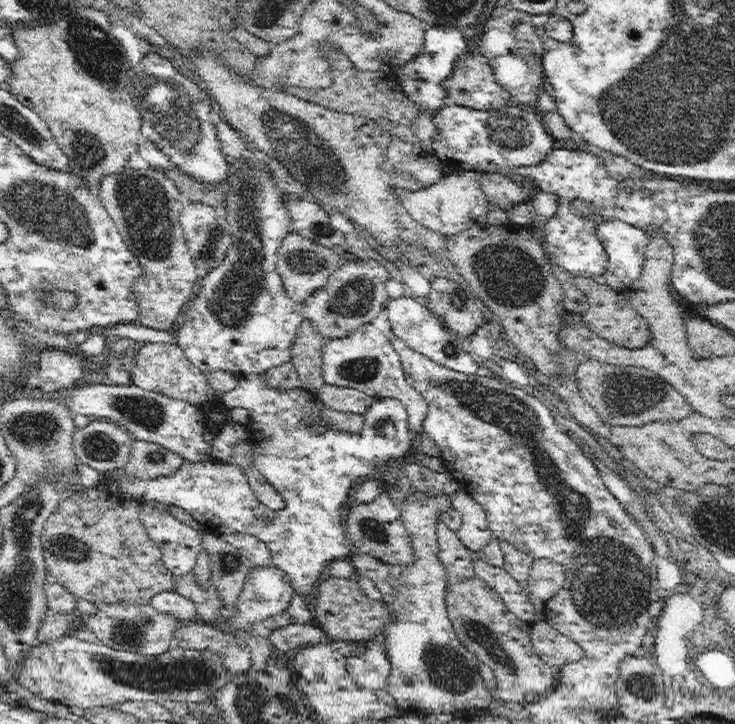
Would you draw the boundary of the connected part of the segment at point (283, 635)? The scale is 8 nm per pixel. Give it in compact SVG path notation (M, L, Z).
M288 623L284 628L275 630L271 638L276 653L284 657L295 653L296 648L300 645L308 645L312 642L324 643L322 630L314 623L306 623L305 625Z

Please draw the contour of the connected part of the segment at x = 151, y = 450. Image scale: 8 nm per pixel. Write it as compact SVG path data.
M134 439L125 472L140 478L168 476L178 472L186 458L162 445Z

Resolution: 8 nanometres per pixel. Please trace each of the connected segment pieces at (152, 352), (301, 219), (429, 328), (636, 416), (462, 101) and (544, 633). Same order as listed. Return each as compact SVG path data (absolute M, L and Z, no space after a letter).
M143 344L137 348L137 354L134 356L134 368L130 370L129 373L129 383L138 386L144 390L156 391L174 398L178 400L182 400L195 408L199 408L202 405L210 404L213 402L214 404L224 404L223 399L220 395L210 396L212 394L212 390L210 390L210 386L206 381L204 372L198 369L190 359L186 357L182 348L179 345L171 345L171 344Z
M299 198L288 204L288 230L327 247L344 248L344 233L330 226L329 209L315 199Z
M403 294L399 298L390 298L385 306L388 312L388 322L392 334L396 339L402 340L408 349L417 351L433 362L450 368L454 372L464 375L476 375L480 365L470 356L470 349L466 341L460 339L458 335L445 326L442 319L435 315L427 306L423 306L411 295Z
M590 359L577 370L577 381L582 396L592 405L599 417L609 426L642 426L658 420L682 419L691 412L691 407L672 385L668 384L658 373L637 365L612 365L597 359Z
M480 56L458 58L440 87L455 105L466 108L496 109L511 103L508 92L496 83L492 67Z
M534 622L530 638L537 655L554 666L564 666L580 658L580 647L559 633L550 623Z

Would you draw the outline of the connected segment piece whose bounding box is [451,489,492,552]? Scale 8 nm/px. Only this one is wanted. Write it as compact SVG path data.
M459 489L451 498L451 506L461 512L462 524L456 535L467 550L477 552L491 543L491 530L488 529L486 513L472 498L471 493Z

